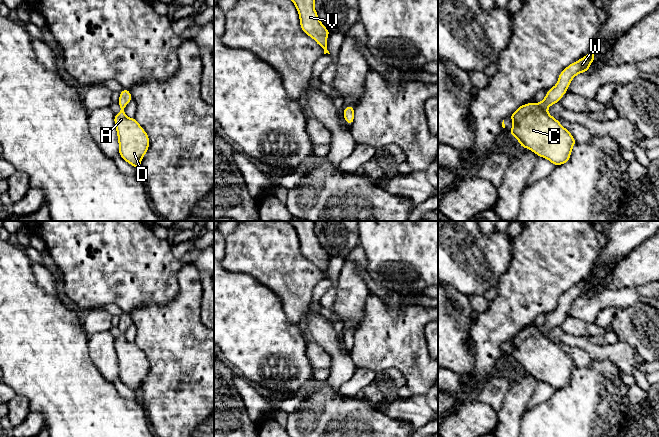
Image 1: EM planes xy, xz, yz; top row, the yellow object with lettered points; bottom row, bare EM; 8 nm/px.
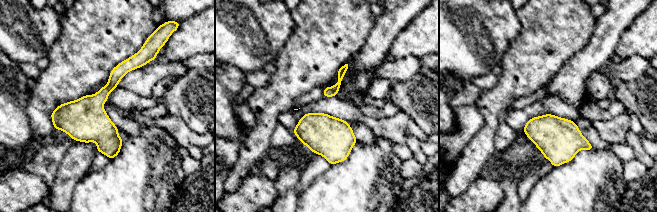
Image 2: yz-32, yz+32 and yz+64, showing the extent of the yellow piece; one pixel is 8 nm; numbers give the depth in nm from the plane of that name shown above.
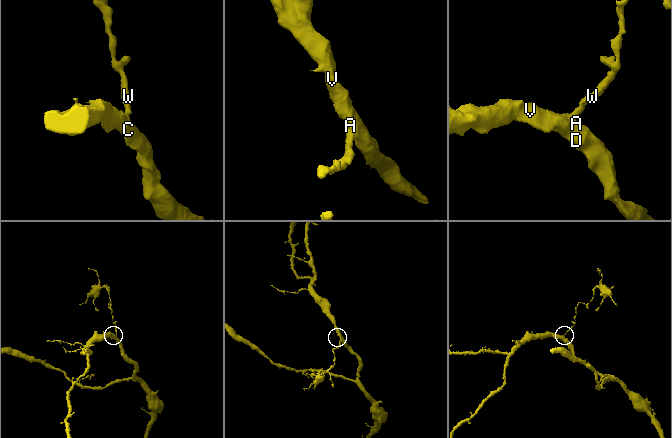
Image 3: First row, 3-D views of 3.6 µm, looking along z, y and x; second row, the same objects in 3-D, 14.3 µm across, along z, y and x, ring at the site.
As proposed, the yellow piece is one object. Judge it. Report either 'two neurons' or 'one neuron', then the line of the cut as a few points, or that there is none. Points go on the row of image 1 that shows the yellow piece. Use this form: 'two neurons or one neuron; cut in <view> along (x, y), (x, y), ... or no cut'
one neuron; no cut

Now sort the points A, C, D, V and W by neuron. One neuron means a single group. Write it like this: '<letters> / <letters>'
A C D V W

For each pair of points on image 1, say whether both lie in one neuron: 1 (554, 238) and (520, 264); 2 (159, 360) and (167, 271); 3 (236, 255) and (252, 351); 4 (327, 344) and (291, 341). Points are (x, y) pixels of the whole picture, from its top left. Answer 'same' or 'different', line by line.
1: same
2: different
3: different
4: different

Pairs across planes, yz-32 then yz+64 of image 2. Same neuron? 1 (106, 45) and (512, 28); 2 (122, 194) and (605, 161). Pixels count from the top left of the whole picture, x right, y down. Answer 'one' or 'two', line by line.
1: two
2: one

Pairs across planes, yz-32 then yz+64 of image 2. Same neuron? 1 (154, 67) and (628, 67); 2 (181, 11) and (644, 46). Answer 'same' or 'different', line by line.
1: same
2: different

